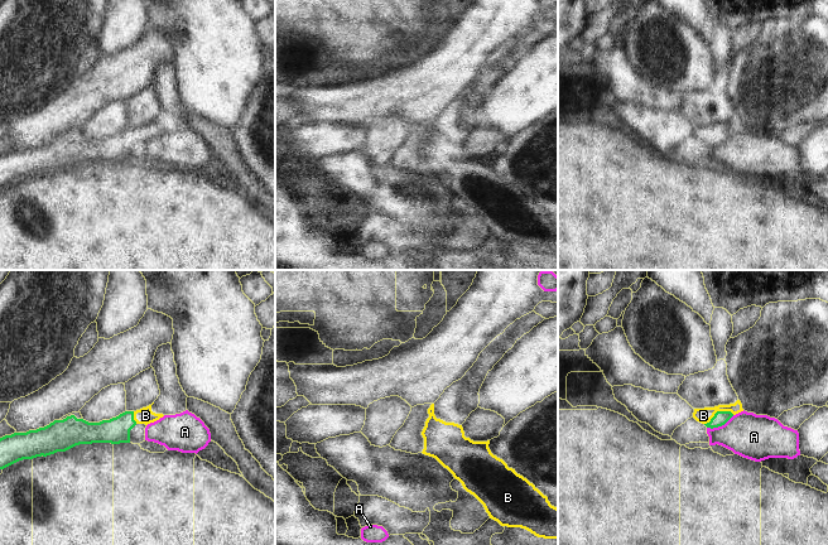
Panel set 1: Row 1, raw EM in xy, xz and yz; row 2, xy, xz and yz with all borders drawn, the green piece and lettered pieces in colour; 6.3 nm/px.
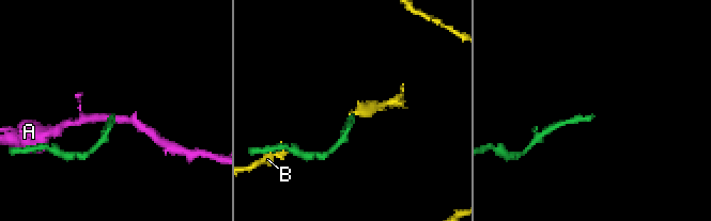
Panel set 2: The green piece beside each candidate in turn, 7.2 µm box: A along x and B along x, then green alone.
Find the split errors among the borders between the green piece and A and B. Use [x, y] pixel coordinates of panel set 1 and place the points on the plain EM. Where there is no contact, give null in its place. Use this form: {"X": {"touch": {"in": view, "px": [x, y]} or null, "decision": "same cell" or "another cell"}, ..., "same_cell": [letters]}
{"A": {"touch": {"in": "yz", "px": [720, 143]}, "decision": "another cell"}, "B": {"touch": {"in": "yz", "px": [718, 129]}, "decision": "same cell"}, "same_cell": ["B"]}

